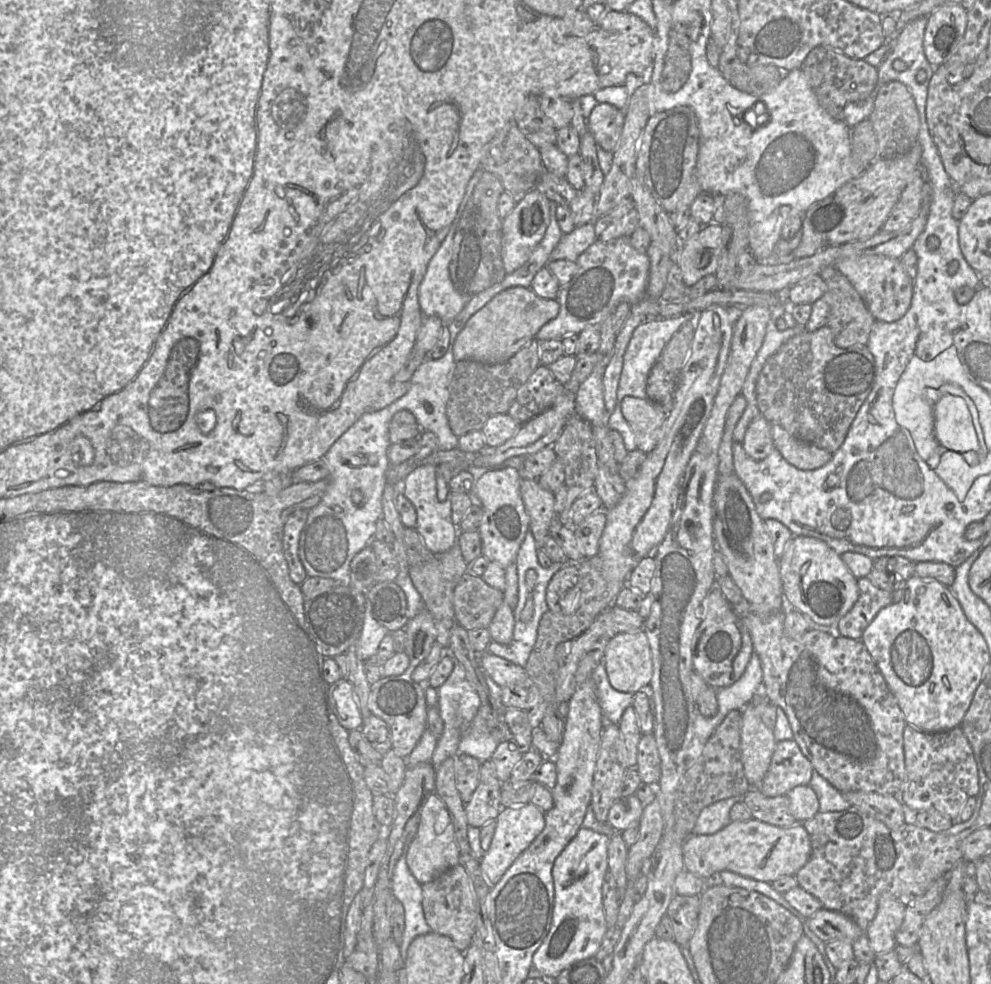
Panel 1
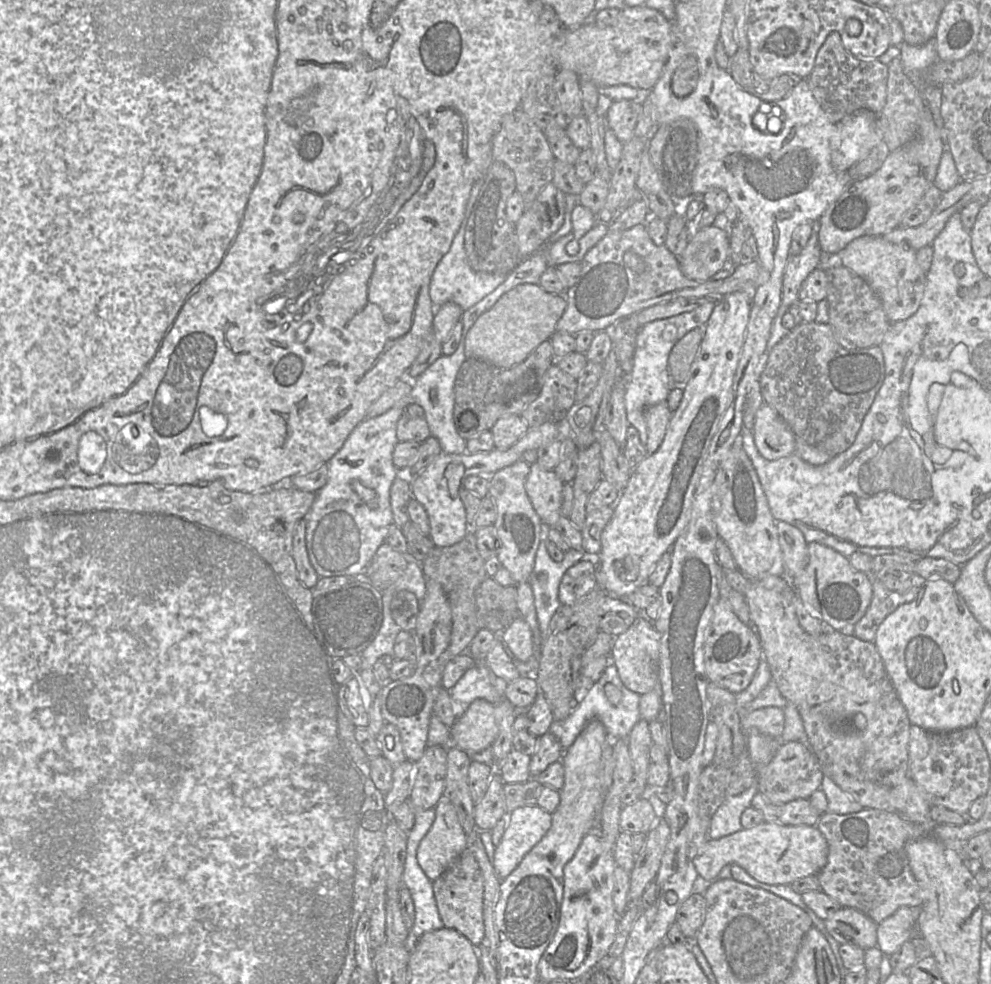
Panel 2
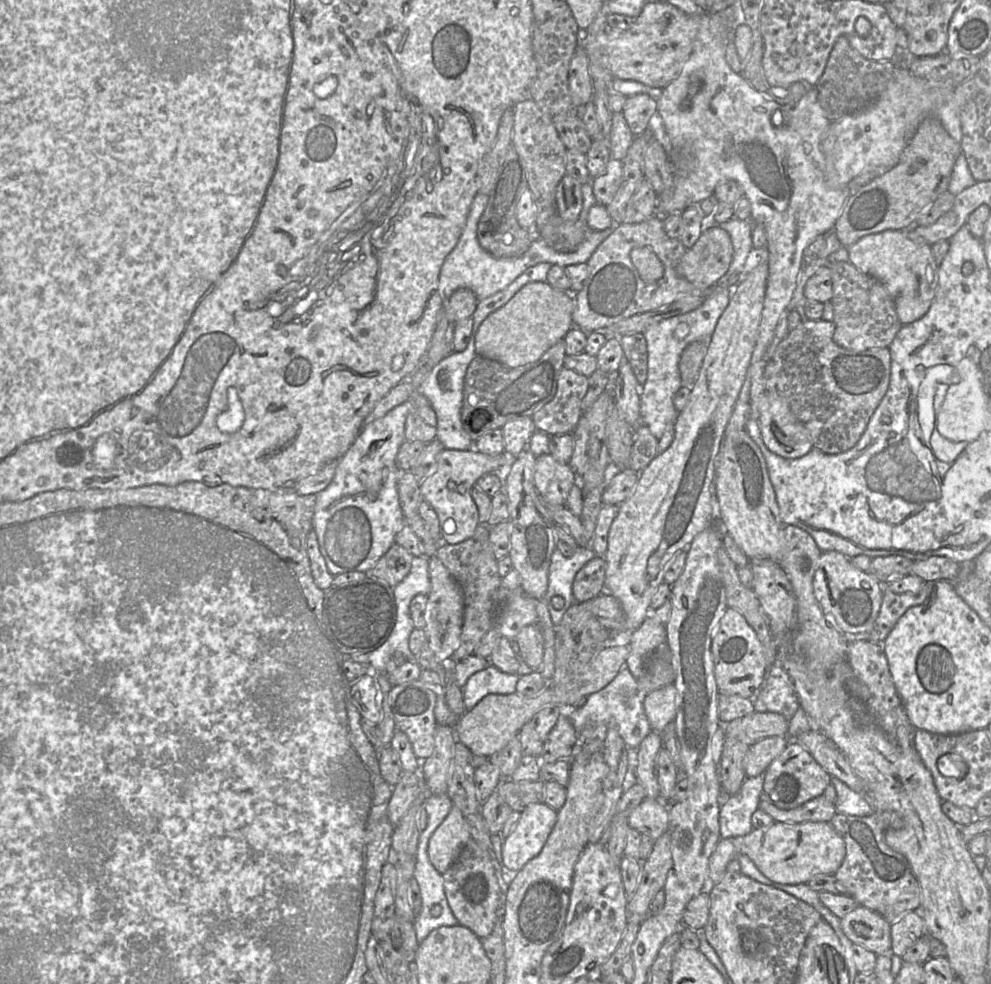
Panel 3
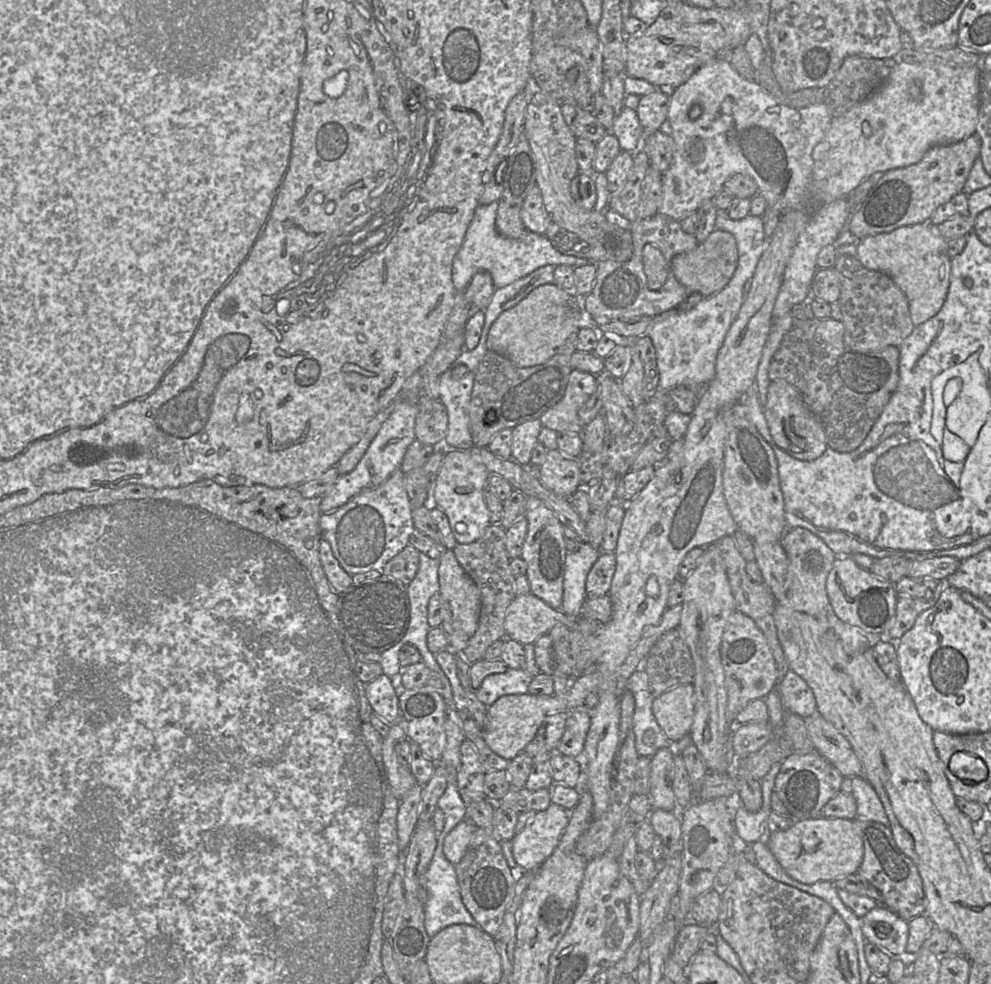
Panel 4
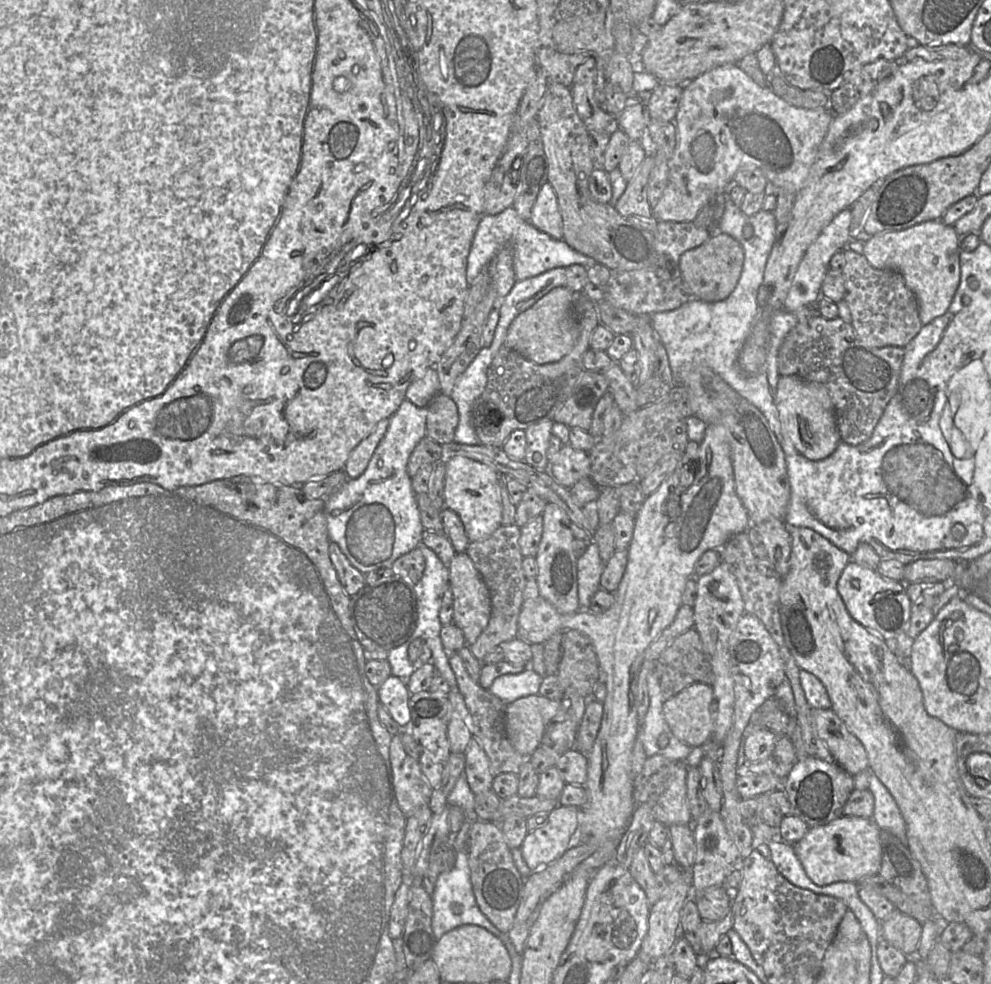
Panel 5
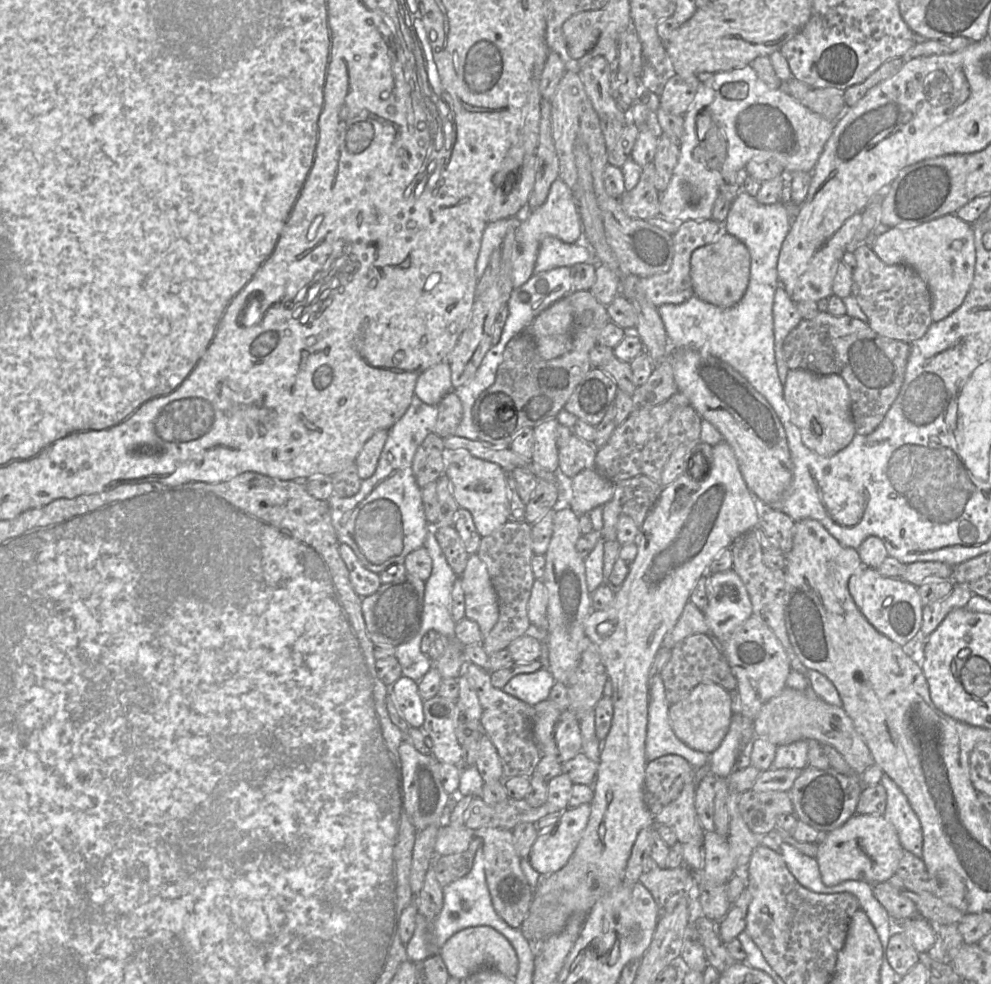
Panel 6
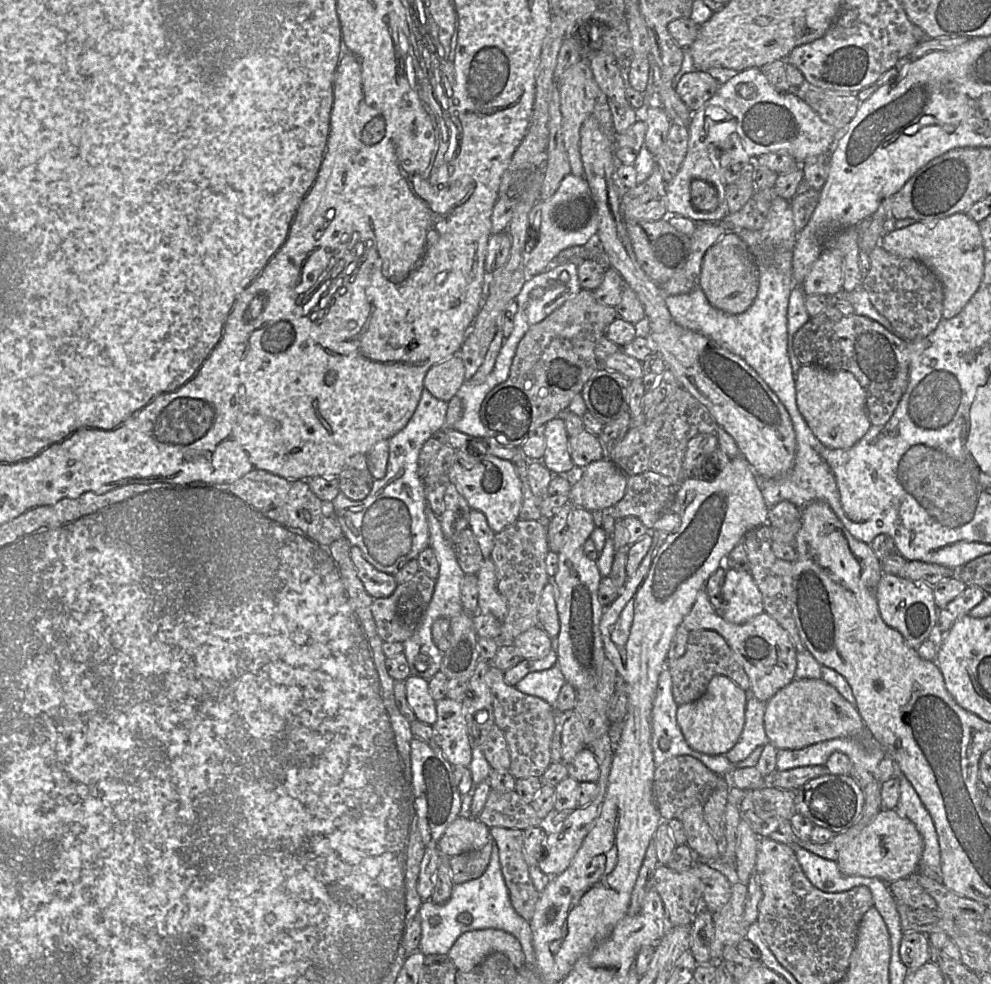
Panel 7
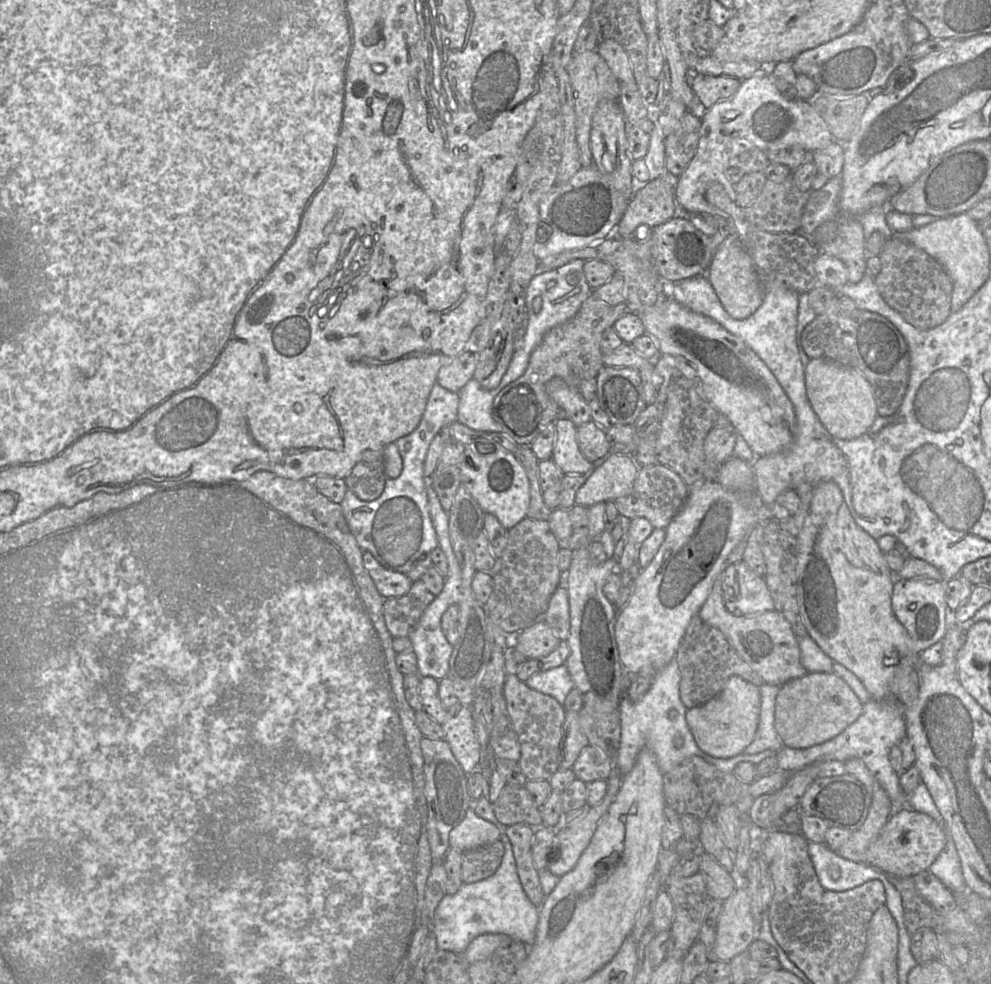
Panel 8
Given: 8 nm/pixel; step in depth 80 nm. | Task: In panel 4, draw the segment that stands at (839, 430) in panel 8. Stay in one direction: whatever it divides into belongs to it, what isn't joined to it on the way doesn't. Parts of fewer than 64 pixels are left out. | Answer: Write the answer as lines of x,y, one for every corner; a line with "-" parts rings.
784,379
771,382
764,414
774,443
791,457
812,461
828,448
825,430
816,416
806,407
799,391

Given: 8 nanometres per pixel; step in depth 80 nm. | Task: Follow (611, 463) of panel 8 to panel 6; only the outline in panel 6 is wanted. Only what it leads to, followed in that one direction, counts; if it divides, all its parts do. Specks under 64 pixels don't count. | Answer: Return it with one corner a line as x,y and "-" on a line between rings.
595,468
585,469
573,478
570,508
577,514
588,514
613,500
615,487

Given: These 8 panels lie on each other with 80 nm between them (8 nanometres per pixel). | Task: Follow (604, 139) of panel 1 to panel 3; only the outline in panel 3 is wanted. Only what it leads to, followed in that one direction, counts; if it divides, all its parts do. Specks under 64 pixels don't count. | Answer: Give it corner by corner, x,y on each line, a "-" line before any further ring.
647,94
634,95
627,98
621,112
631,132
638,136
650,128
650,121
657,114
657,100

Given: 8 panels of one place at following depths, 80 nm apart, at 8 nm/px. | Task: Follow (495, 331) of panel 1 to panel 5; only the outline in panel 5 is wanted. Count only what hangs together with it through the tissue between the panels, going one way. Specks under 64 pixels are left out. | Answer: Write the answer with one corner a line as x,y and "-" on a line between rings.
566,287
550,290
512,321
503,346
519,352
536,364
559,361
572,350
580,335
575,300
576,295

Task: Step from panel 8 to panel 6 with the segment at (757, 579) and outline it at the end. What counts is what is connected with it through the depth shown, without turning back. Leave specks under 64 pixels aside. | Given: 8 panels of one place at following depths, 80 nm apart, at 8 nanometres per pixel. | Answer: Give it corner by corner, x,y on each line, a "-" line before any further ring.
731,568
706,576
707,606
703,610
709,634
723,649
732,633
753,614
748,591

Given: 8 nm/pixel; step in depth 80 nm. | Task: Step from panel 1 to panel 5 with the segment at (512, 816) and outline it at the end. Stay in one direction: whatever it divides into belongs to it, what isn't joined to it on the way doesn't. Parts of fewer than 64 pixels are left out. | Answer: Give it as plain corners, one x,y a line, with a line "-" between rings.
559,805
548,813
547,822
543,826
529,831
520,850
532,872
546,868
561,857
572,845
581,842
581,840
577,838
577,829
582,811
583,808

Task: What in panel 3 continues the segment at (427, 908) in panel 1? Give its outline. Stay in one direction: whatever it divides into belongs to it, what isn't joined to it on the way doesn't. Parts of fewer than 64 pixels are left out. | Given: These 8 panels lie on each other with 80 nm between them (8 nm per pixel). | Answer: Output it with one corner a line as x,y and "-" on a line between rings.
470,840
458,859
443,874
443,885
448,904
458,924
469,928
480,939
489,937
497,921
496,911
500,896
506,894
508,888
502,876
501,864
493,850
488,852

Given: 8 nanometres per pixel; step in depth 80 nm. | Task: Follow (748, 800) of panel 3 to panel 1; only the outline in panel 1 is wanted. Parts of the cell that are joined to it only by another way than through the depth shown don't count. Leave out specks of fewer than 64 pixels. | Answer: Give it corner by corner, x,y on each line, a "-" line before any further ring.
731,797
704,808
694,825
693,834
710,835
726,827
732,822
730,818
731,808
741,800
742,797

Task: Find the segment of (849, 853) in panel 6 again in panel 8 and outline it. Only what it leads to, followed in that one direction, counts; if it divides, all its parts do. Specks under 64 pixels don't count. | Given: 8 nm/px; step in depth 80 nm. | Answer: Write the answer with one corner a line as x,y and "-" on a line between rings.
909,808
896,809
868,847
865,863
886,875
913,877
927,871
947,843
943,827
934,818

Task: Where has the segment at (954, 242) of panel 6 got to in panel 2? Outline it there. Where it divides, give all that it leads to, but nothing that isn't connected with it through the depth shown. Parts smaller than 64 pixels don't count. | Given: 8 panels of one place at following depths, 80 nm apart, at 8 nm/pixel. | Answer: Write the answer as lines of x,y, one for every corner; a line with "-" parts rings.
863,236
854,239
838,254
842,266
864,279
879,296
891,323
905,320
918,310
926,286
926,273
917,263
916,250
888,242
883,236

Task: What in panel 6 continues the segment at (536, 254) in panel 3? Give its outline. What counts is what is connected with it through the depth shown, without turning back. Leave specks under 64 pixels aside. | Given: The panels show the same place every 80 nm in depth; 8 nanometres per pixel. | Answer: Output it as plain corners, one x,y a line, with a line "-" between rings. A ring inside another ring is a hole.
523,217
501,219
487,223
481,240
481,248
476,262
476,275
478,279
483,275
492,253
500,248
510,227
518,227
-
546,236
540,243
534,273
591,262
596,262
596,259
592,249
584,241
565,243
555,237

